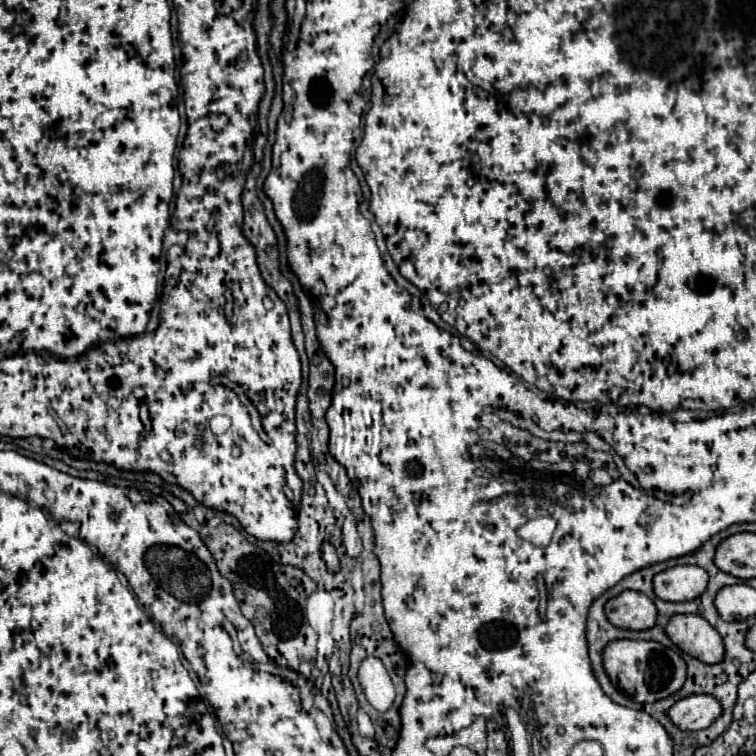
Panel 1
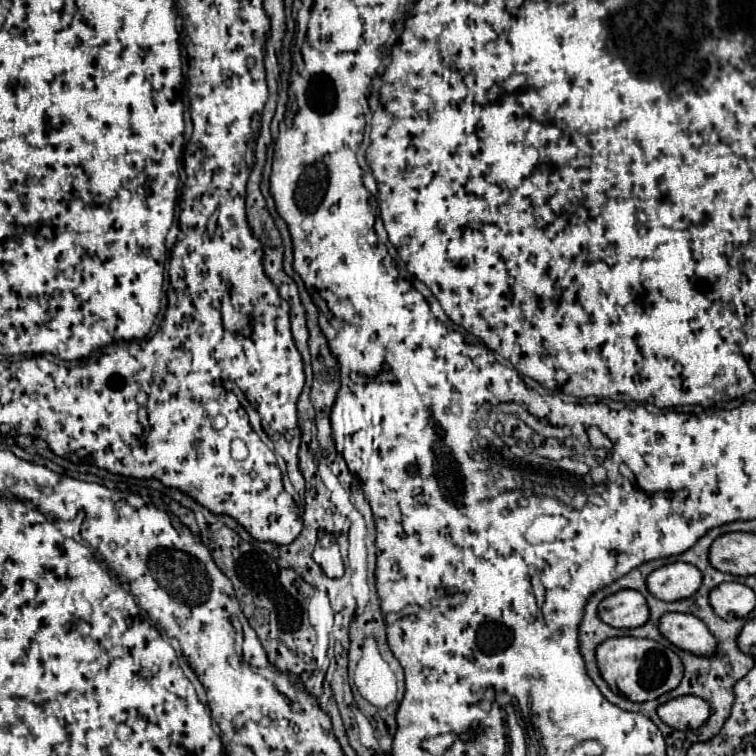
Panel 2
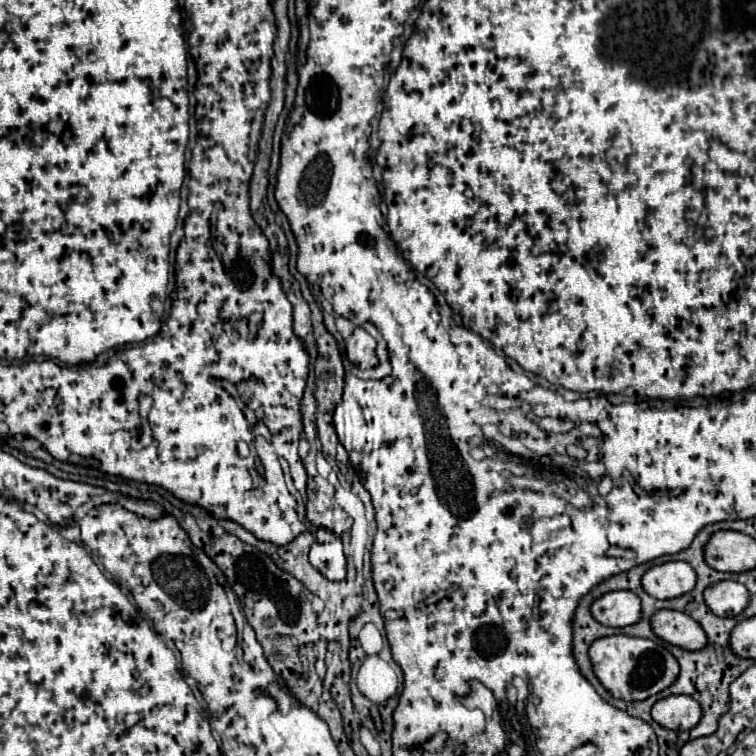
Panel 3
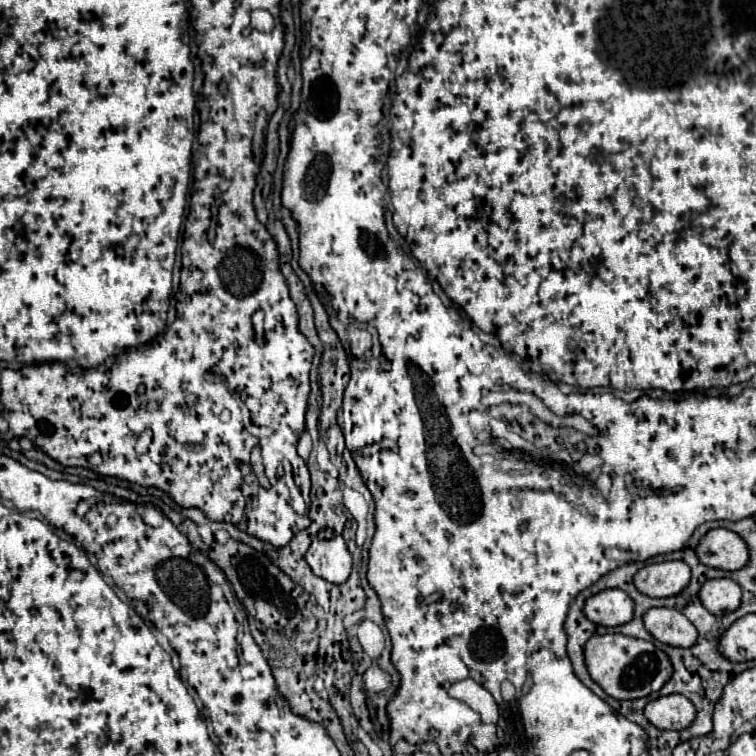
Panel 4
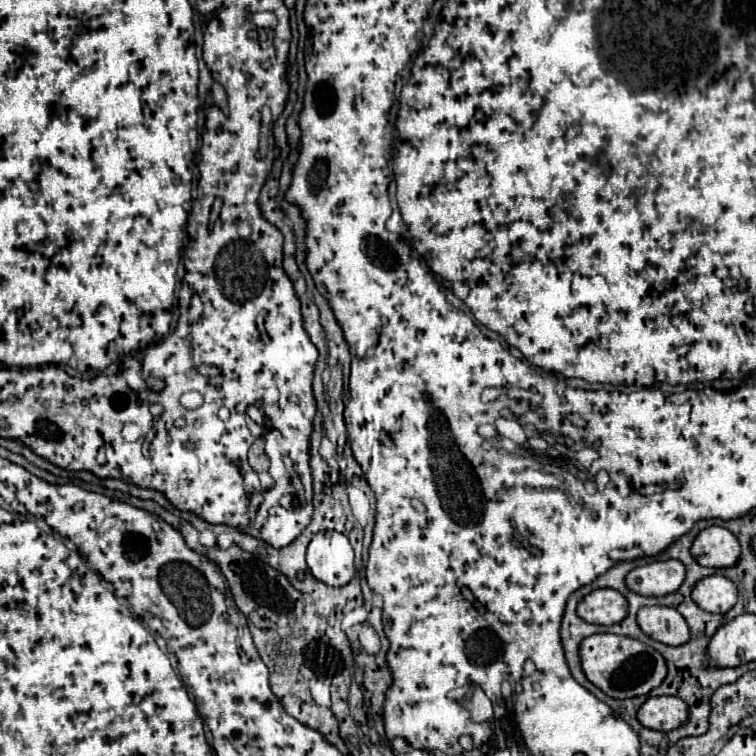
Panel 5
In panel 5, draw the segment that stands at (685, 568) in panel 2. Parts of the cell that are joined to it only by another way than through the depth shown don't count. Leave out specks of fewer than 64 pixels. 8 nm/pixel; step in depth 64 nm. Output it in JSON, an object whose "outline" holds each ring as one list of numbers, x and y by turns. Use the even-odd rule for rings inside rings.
{"outline":[[680,560,650,562,634,568,626,576,628,590,640,596,666,596,668,592,676,592,682,582,684,564,680,564]]}

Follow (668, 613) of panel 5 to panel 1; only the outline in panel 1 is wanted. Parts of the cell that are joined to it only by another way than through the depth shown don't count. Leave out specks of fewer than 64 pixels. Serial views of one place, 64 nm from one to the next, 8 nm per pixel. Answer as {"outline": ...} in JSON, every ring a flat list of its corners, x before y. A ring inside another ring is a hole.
{"outline":[[674,614,664,626,666,636,686,654,706,662,716,664,724,658,724,642,720,634,696,614]]}

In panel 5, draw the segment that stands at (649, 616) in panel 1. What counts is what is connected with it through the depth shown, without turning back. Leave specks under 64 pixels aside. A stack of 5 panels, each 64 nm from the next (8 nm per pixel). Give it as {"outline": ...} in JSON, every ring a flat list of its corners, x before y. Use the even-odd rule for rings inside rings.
{"outline":[[600,588,582,598,576,608,576,614,584,622,610,626,626,616,626,606,628,602,624,600,624,596,620,596,620,592,612,588]]}

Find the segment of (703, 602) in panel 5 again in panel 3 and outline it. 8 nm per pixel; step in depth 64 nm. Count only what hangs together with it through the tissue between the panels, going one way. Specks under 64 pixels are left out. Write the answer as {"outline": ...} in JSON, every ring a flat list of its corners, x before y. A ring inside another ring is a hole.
{"outline":[[720,580,704,590,706,606,720,618,738,616,748,606,748,590,734,580]]}

